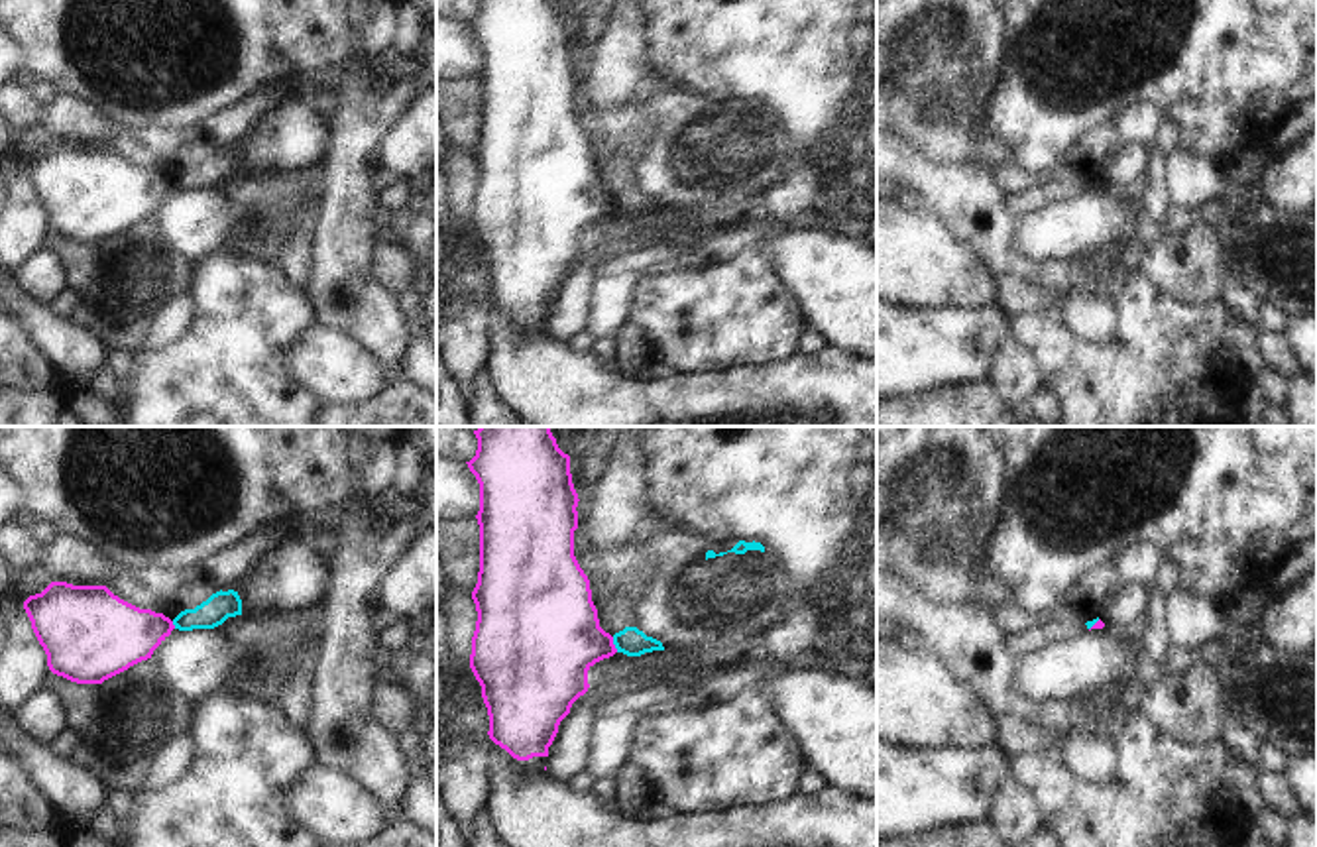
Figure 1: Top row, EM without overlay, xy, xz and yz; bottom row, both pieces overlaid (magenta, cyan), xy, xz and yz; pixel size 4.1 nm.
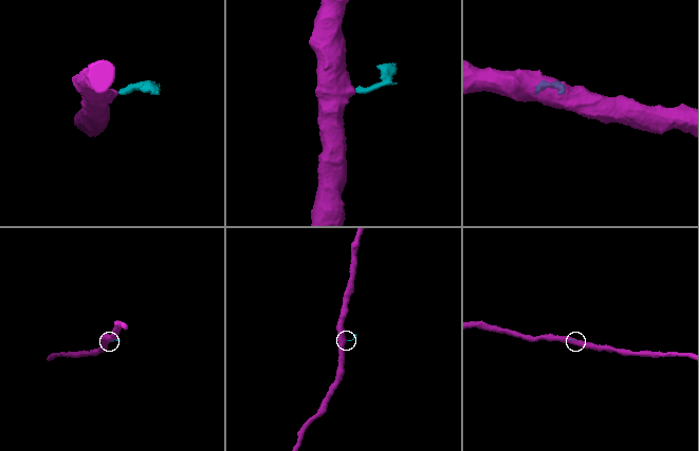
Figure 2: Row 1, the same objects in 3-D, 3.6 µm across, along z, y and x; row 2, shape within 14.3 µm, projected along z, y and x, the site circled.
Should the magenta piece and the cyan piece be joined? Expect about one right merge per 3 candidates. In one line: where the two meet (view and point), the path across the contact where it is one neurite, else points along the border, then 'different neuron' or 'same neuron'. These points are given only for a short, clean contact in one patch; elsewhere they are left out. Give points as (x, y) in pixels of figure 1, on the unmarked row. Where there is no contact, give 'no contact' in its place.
meets magenta in xz at (614, 205); border along xz (612, 197), (618, 211); different neuron

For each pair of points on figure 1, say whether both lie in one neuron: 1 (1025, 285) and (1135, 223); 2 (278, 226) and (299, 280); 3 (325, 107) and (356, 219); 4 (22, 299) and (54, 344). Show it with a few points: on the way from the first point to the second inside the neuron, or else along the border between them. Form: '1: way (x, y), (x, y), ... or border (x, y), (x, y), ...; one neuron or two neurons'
1: border (1021, 221), (1017, 244), (1042, 264); two neurons
2: border (309, 201), (289, 219), (289, 230), (276, 260); two neurons
3: border (335, 93), (335, 112), (329, 122); two neurons
4: way (28, 311), (48, 333); one neuron

